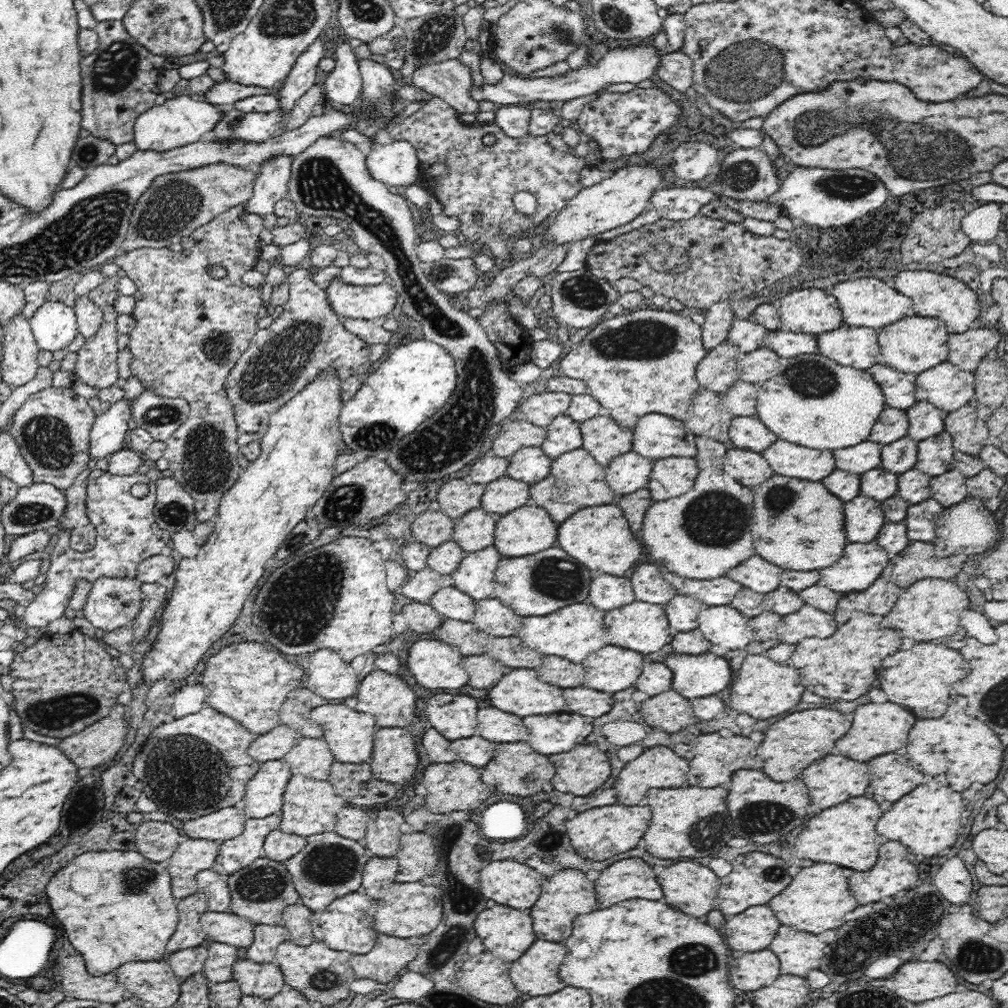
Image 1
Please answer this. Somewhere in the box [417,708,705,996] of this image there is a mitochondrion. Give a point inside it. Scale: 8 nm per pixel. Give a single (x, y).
(462, 904)

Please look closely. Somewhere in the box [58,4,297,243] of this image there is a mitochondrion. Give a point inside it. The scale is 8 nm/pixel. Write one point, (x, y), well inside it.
(116, 67)

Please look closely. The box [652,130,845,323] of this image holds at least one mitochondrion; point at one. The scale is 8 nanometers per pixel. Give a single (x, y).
(744, 174)

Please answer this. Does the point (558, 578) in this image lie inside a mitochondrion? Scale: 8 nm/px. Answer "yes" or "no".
yes

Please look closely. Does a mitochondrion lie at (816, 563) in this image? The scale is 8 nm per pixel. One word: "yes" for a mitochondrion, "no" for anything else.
no

